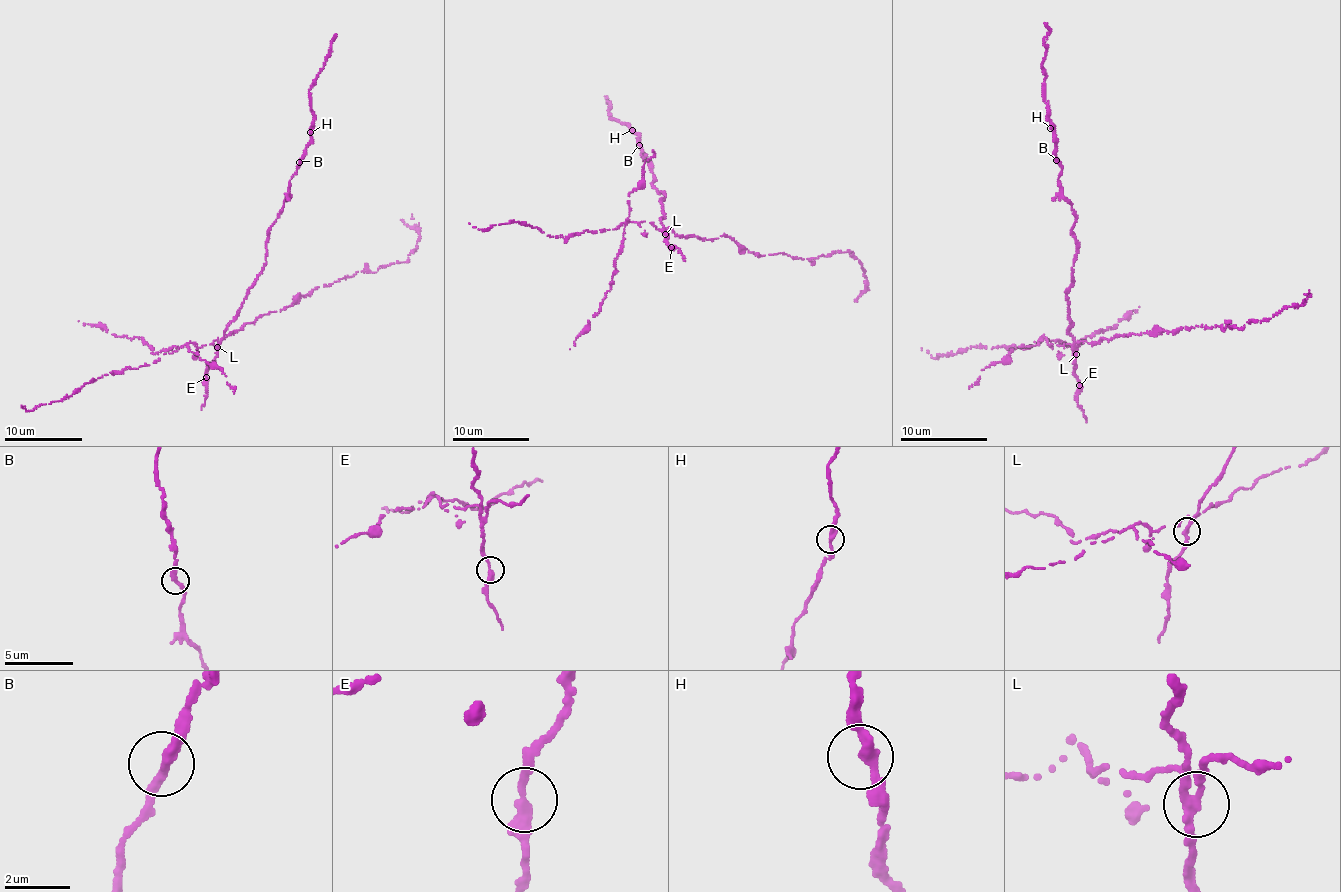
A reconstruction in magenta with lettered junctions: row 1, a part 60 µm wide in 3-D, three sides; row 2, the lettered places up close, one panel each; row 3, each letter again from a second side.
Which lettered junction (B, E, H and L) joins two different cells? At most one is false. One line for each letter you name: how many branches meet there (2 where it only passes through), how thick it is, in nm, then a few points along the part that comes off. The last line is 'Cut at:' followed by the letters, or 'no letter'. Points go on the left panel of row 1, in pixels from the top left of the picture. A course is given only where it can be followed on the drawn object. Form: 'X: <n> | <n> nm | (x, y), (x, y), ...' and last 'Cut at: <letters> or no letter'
L: 2 | 320 nm | (217, 347), (230, 333), (285, 309), (313, 289), (407, 260), (419, 230), (400, 220)
Cut at: L

